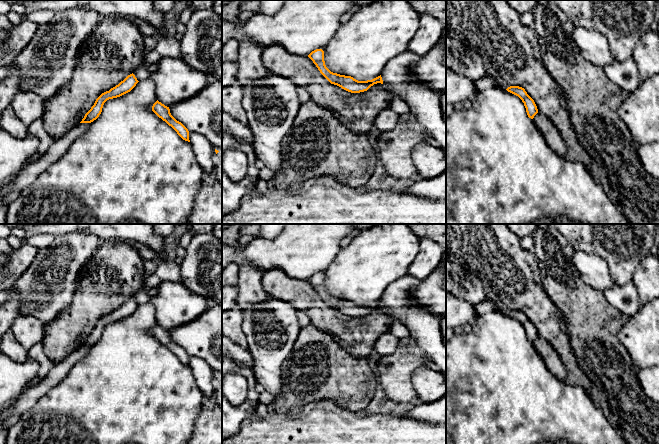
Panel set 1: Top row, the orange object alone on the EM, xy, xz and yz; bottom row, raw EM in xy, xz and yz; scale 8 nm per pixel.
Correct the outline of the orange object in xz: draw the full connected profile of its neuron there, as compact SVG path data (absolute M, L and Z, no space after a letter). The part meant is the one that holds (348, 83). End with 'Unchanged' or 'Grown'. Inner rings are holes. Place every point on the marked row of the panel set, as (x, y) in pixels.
M316 49L312 51L308 57L313 61L320 73L331 84L337 85L348 92L360 93L367 91L374 84L383 84L381 75L372 80L358 81L351 76L345 76L331 72L325 65L324 51L322 49Z. Unchanged

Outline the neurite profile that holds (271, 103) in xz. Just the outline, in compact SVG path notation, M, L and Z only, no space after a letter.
M268 72L261 78L252 83L242 85L243 97L242 105L246 111L248 119L248 127L253 134L253 148L257 159L261 160L265 167L278 171L282 166L281 143L287 132L290 130L301 102L297 95L297 85L295 85L289 78L278 76L275 73Z

